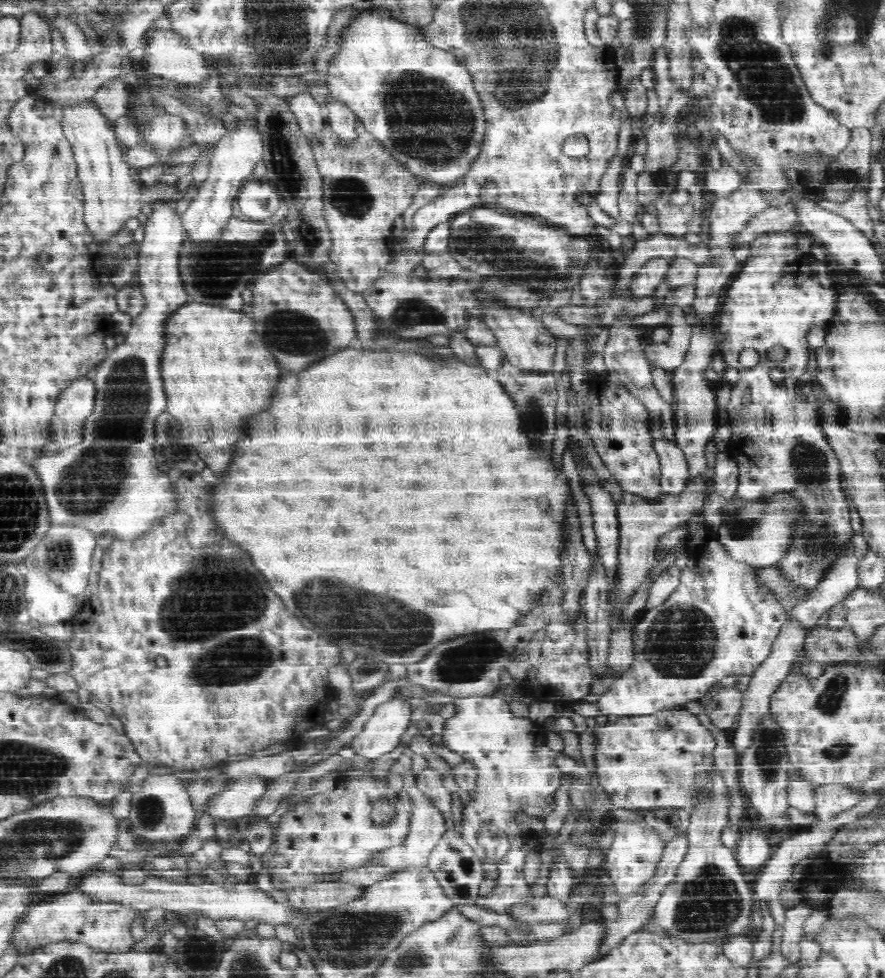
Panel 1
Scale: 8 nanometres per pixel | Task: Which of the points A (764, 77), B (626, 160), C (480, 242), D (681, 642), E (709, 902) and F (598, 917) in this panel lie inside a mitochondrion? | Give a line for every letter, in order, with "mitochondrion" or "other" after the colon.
A: mitochondrion
B: other
C: mitochondrion
D: mitochondrion
E: mitochondrion
F: other

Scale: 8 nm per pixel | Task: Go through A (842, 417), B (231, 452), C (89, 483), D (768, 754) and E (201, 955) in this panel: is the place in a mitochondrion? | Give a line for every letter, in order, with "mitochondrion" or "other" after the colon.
A: other
B: other
C: mitochondrion
D: mitochondrion
E: mitochondrion

